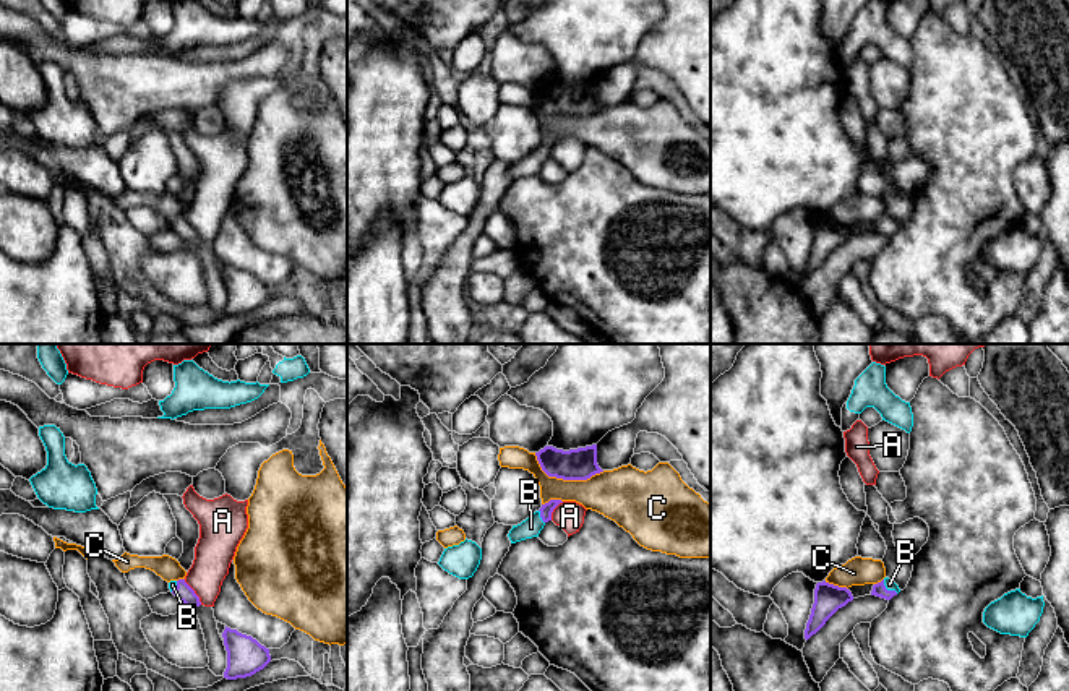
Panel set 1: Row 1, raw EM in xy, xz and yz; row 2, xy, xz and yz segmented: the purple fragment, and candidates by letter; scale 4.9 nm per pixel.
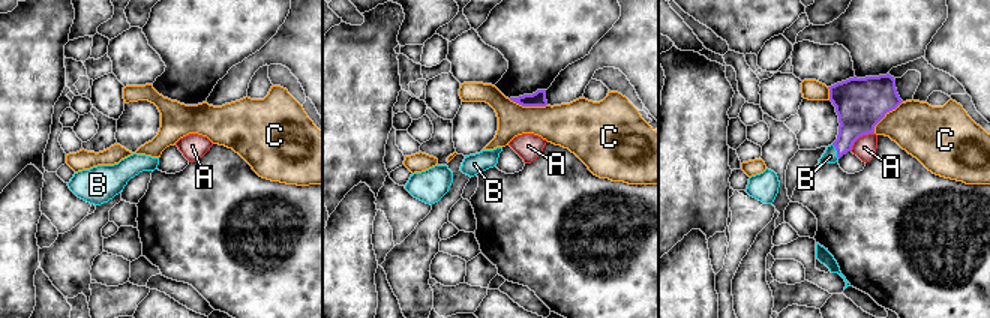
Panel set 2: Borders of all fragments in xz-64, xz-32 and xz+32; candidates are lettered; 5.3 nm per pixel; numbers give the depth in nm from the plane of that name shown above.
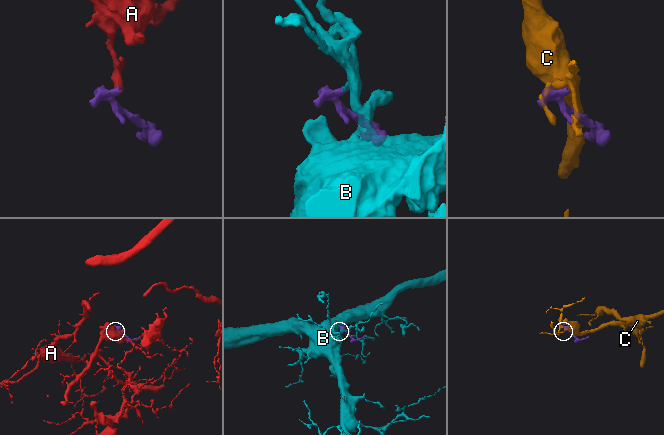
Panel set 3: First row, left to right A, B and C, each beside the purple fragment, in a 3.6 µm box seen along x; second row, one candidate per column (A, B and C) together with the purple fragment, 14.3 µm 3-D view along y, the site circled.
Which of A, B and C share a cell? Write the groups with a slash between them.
A / B / C

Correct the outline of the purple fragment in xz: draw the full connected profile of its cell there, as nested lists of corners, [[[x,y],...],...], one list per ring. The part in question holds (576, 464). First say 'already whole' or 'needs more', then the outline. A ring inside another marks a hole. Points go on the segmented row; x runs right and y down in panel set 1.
already whole | [[[597,444],[569,451],[545,446],[535,453],[535,456],[548,477],[587,480],[592,475],[603,472],[597,464]]]

